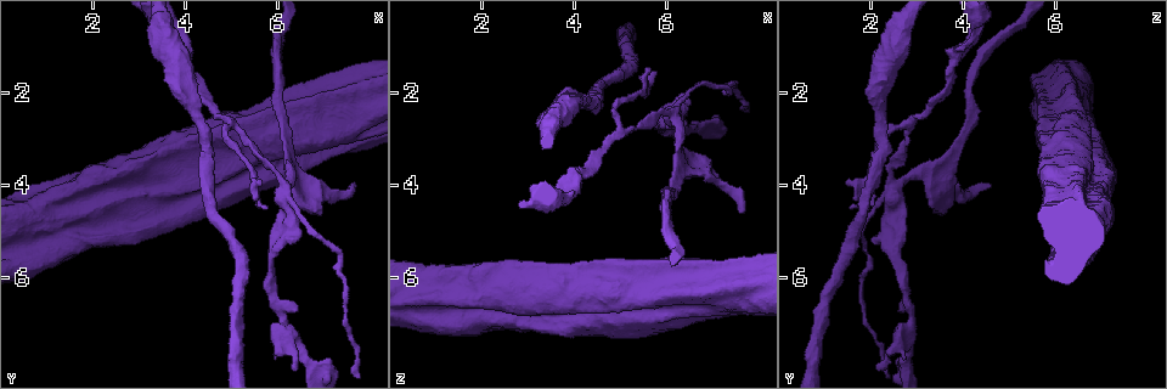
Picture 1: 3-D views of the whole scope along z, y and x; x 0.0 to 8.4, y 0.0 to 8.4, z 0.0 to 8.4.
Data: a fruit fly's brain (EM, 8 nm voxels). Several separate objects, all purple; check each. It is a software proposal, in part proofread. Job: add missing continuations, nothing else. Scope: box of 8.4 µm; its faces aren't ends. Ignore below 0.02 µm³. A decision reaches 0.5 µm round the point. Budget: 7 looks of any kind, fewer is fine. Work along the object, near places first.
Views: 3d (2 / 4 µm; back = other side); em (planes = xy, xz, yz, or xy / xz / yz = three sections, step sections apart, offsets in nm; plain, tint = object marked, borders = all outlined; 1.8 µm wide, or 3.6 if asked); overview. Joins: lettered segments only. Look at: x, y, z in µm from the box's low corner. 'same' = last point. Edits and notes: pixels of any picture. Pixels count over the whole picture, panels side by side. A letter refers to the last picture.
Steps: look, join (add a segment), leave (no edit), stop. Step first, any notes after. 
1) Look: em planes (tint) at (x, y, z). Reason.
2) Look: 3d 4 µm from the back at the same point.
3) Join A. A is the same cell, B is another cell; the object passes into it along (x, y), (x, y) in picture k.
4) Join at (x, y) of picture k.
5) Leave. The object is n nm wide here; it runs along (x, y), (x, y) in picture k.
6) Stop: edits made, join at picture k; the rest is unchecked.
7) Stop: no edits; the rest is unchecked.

Look: em planes (tint) at (7.65, 4.05, 4.60).

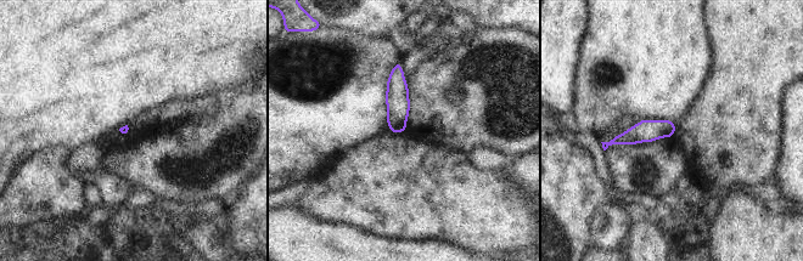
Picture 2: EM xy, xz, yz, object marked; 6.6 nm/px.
Look: em planes (borders) at the same point.

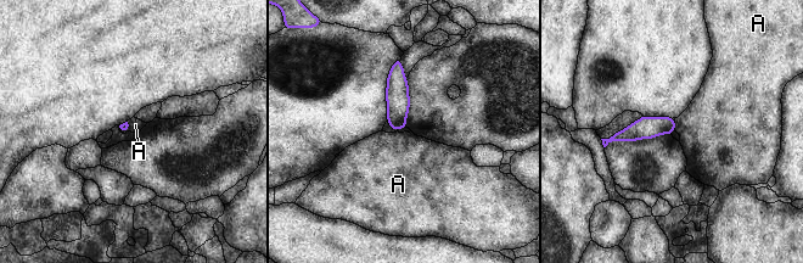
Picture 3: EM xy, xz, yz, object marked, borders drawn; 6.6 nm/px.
Leave. A is another cell; a border runs along (674, 121), (675, 129) in picture 3; none of them fits.

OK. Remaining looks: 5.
Look: 3d 2 µm at (5.95, 7.65, 2.40). Branch stops here.

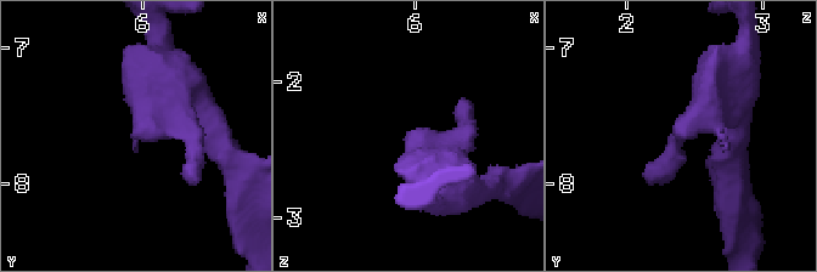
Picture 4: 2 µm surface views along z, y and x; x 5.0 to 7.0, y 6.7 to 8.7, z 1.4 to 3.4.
Look: em planes (borders) at (5.94, 7.66, 2.42). Now the EM.

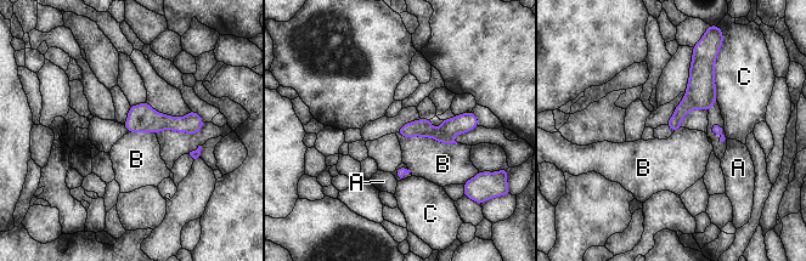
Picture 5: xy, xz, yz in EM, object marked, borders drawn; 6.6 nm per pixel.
Leave. A, B and C are other cells; a border runs along (398, 131), (456, 143) in picture 5; no lettered segment goes on from it.

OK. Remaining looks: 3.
Look: 3d 4 µm at (6.40, 5.20, 2.05).

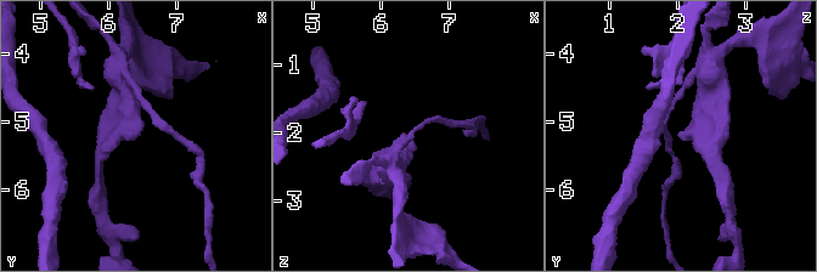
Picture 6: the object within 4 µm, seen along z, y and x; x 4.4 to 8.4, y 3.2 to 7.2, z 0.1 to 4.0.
Look: em 3.6 µm planes (plain) at (6.40, 5.20, 2.00). Now the EM.

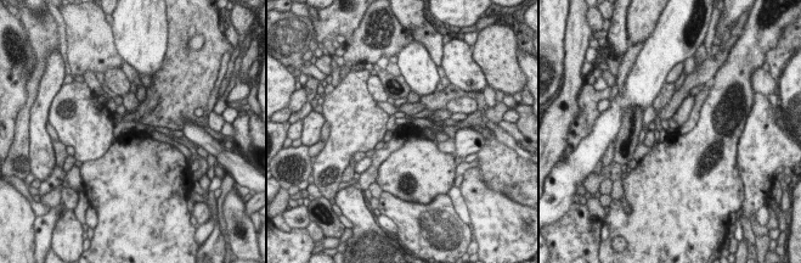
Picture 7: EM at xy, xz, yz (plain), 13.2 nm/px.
Look: em 3.6 µm planes (borders) at the same point. What lies round it.

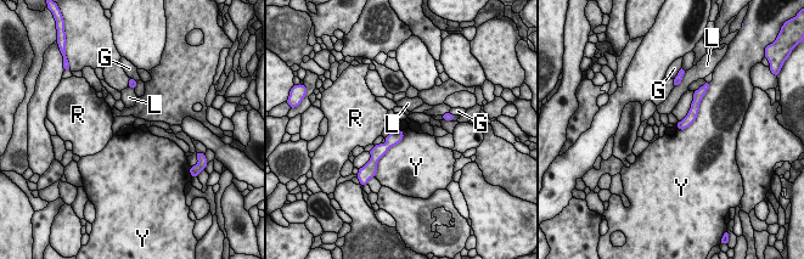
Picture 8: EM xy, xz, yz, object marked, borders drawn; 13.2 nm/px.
Leave. G, L, R and Y are other cells; a border runs along (703, 97), (697, 117), (678, 129) in picture 8; no lettered segment goes on from it.

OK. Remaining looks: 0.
Stop: no edits; the rest is unchecked.

